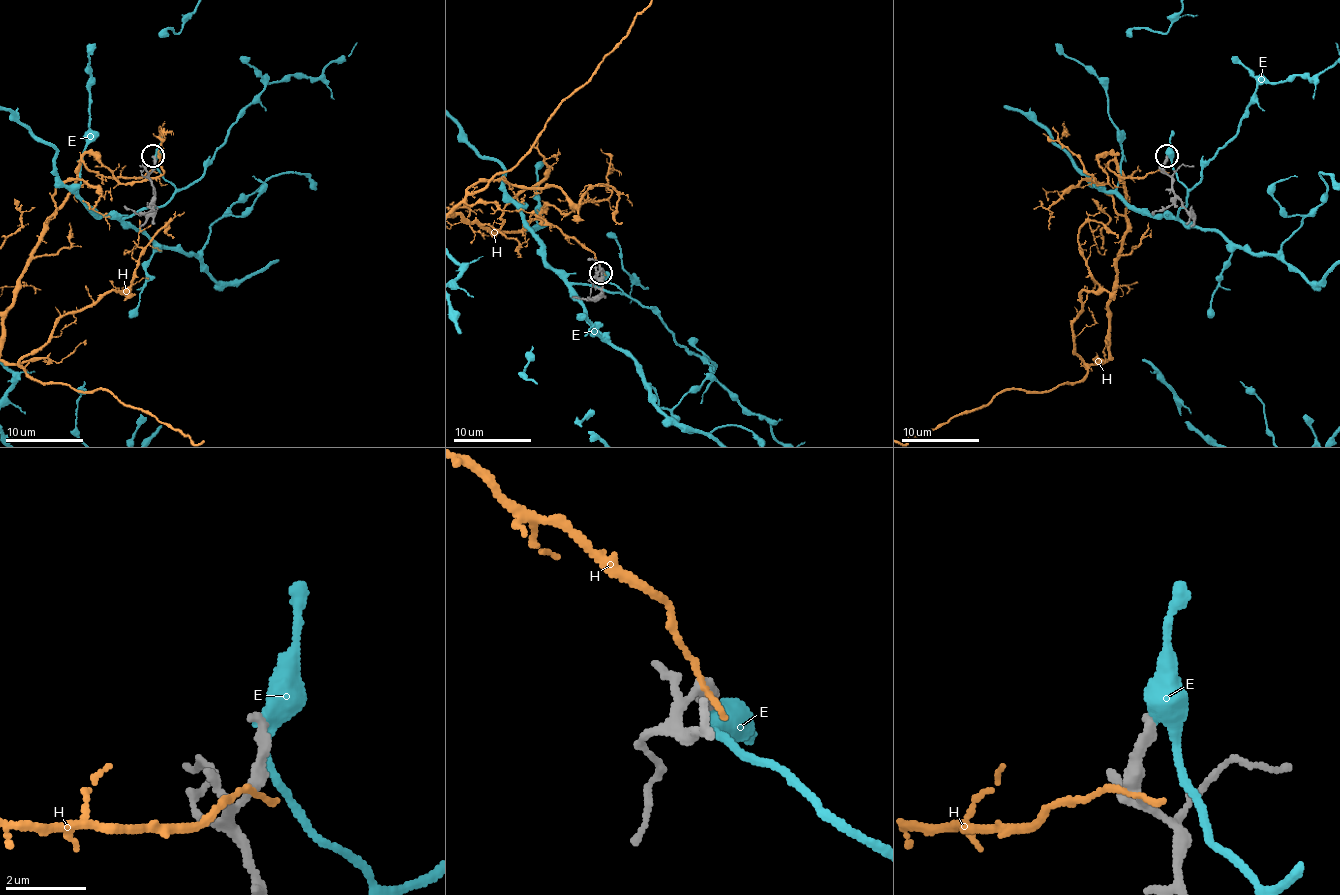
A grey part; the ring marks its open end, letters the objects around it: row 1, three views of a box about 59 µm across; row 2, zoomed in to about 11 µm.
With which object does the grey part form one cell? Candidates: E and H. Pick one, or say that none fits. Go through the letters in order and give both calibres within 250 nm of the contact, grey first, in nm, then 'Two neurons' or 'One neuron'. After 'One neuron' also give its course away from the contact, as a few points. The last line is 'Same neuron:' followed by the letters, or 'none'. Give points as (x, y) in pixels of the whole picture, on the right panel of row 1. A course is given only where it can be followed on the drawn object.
E: Thickness 280 nm (grey) against 360 nm. Two neurons
H: Thickness 240 nm (grey) against 170 nm. Two neurons
Same neuron: none

